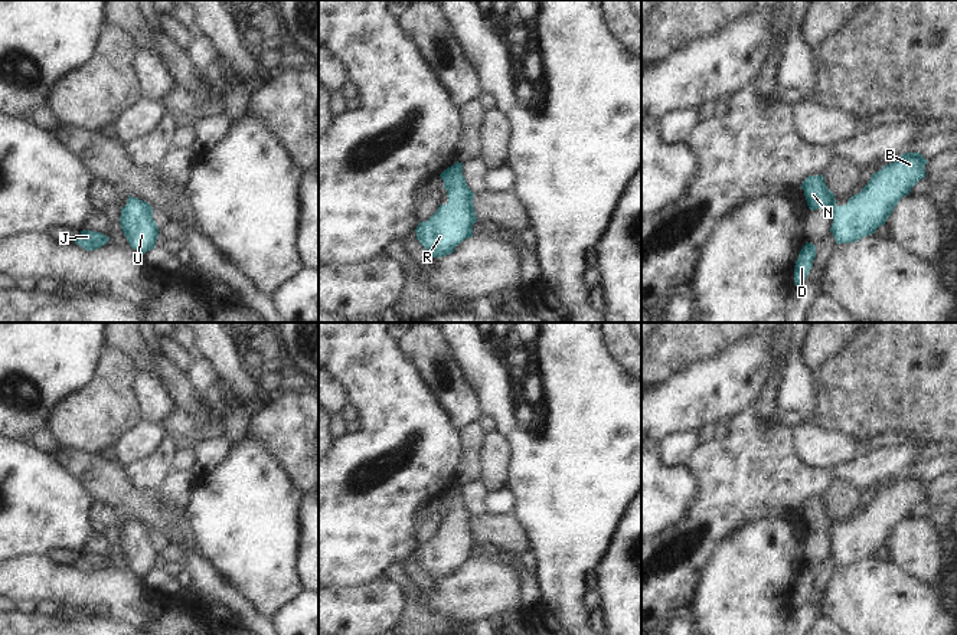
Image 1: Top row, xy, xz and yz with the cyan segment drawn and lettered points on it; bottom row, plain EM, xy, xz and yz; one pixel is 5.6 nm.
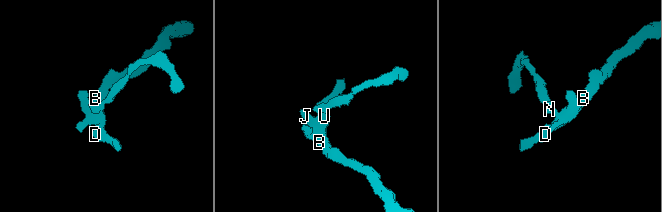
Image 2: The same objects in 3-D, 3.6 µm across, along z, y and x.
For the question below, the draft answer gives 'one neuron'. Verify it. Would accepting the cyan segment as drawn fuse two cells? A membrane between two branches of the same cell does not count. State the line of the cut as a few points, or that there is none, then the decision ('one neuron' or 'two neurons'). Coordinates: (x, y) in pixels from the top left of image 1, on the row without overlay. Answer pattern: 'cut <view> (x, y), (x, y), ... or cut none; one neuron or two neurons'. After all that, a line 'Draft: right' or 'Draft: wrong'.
cut none; one neuron
Draft: right

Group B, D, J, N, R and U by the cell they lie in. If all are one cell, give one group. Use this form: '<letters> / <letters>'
B D J N R U

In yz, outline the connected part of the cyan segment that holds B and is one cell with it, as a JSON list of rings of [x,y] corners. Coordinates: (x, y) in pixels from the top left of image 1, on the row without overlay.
[[[905,475],[896,484],[873,495],[860,515],[837,528],[834,517],[827,511],[823,497],[809,498],[801,511],[810,533],[829,531],[833,537],[830,554],[836,566],[858,564],[872,557],[894,534],[898,524],[925,501],[928,482],[920,475]]]

